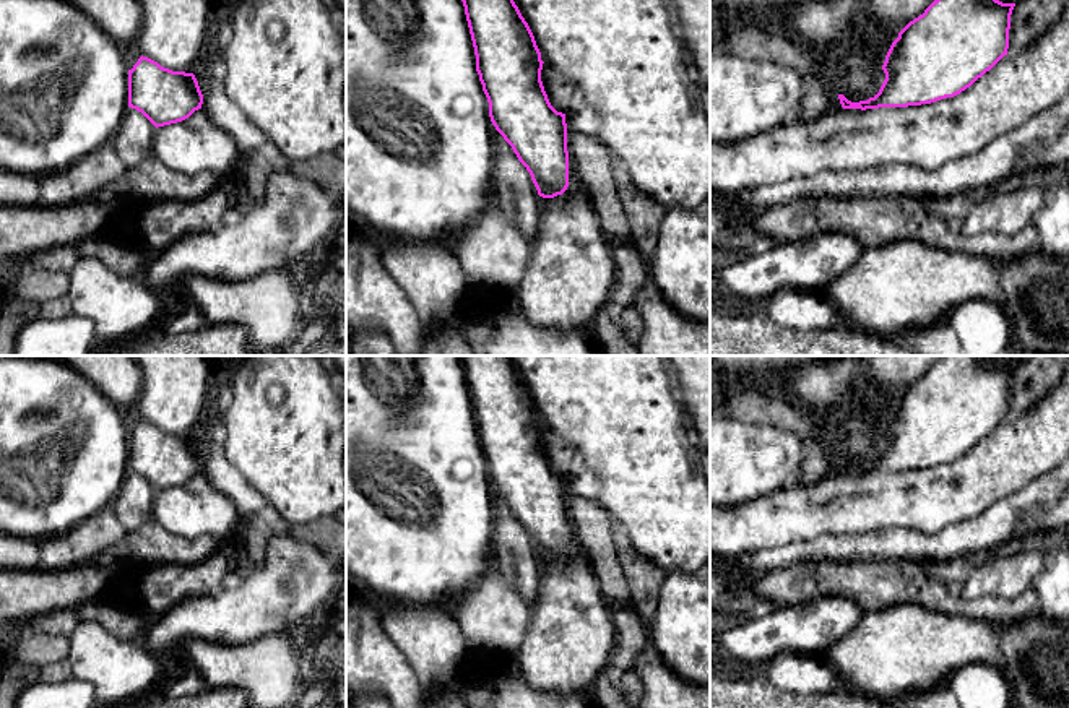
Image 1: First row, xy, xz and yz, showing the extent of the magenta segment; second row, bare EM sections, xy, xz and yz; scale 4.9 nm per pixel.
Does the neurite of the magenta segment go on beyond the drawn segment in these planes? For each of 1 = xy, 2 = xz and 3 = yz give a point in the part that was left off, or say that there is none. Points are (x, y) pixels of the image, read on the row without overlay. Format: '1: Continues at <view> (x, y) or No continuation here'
1: No continuation here
2: No continuation here
3: No continuation here

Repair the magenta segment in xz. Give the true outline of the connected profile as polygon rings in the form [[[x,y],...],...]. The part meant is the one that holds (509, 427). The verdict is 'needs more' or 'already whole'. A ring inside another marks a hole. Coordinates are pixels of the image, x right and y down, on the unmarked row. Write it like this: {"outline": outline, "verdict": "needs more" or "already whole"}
{"outline": [[[460,356],[476,419],[476,435],[489,466],[496,494],[526,531],[543,562],[562,559],[569,550],[565,477],[557,476],[541,445],[543,424],[534,399],[510,356]]], "verdict": "already whole"}

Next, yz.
{"outline": [[[944,356],[892,406],[882,429],[885,443],[879,456],[859,466],[838,458],[842,471],[908,471],[960,458],[1007,419],[1014,370],[1015,367],[1002,367],[989,356]]], "verdict": "already whole"}

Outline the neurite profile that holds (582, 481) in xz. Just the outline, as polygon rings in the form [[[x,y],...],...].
[[[543,427],[541,445],[551,469],[565,479],[567,494],[595,502],[601,492],[601,482],[586,466],[583,455],[546,427]]]

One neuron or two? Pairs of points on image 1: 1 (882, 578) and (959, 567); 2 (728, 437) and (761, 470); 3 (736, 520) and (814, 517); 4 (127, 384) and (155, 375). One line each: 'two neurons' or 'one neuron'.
1: two neurons
2: one neuron
3: one neuron
4: two neurons

